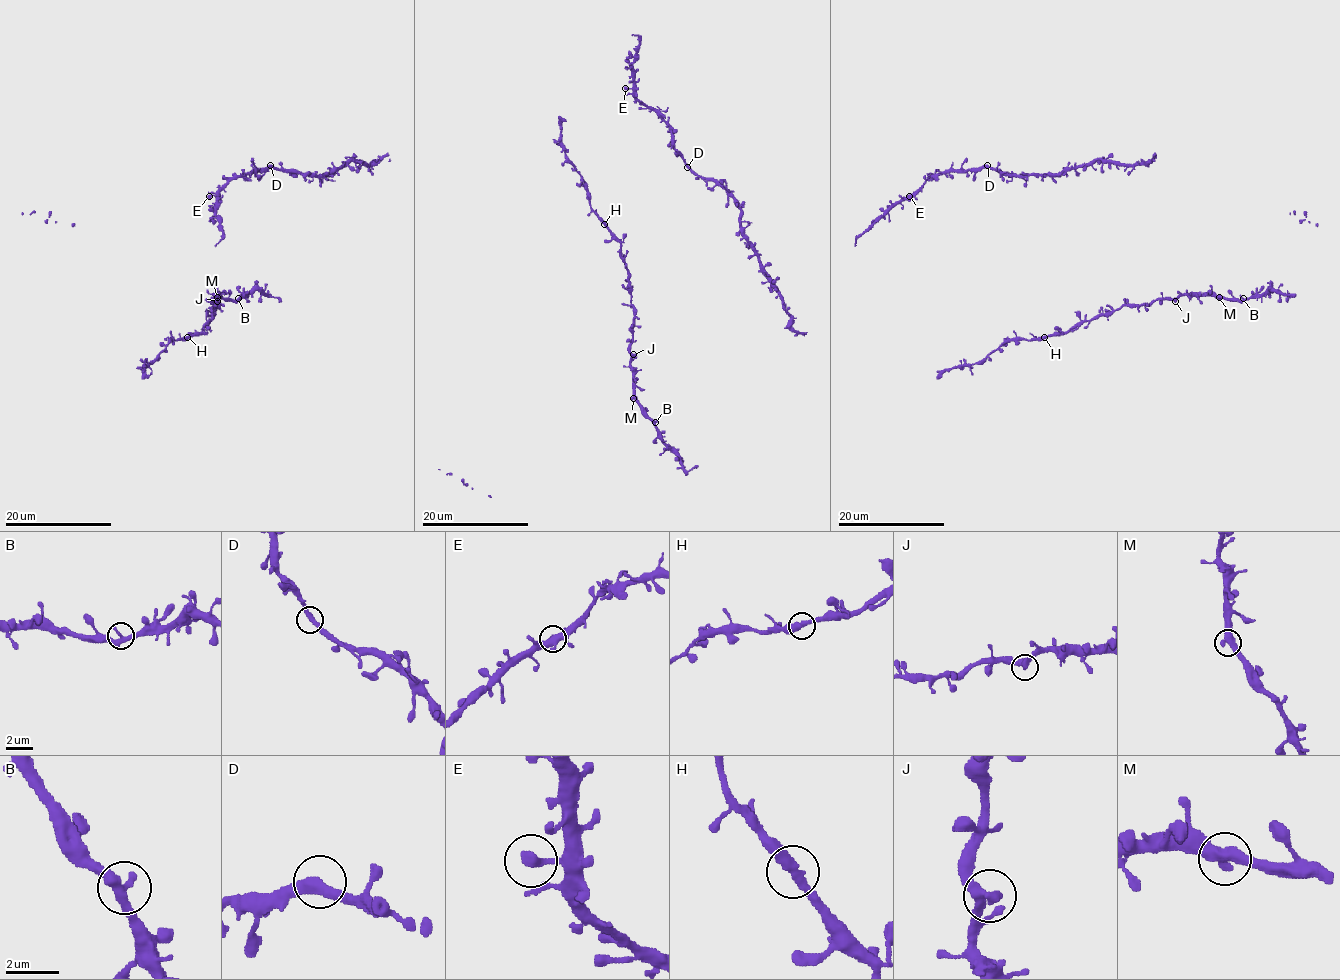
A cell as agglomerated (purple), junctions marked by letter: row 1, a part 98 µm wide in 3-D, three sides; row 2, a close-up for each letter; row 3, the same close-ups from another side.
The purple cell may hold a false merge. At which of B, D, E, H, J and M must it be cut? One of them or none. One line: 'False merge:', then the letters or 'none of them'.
False merge: none of them

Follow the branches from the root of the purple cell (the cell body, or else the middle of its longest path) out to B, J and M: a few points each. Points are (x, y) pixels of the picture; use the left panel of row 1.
B: (144, 370), (144, 366), (172, 340), (184, 340), (204, 332), (217, 305), (214, 294), (221, 298), (238, 298)
J: (144, 370), (144, 366), (172, 340), (201, 334), (217, 305), (213, 298), (217, 301)
M: (144, 370), (144, 366), (172, 340), (201, 334), (217, 305), (214, 294), (217, 297)

